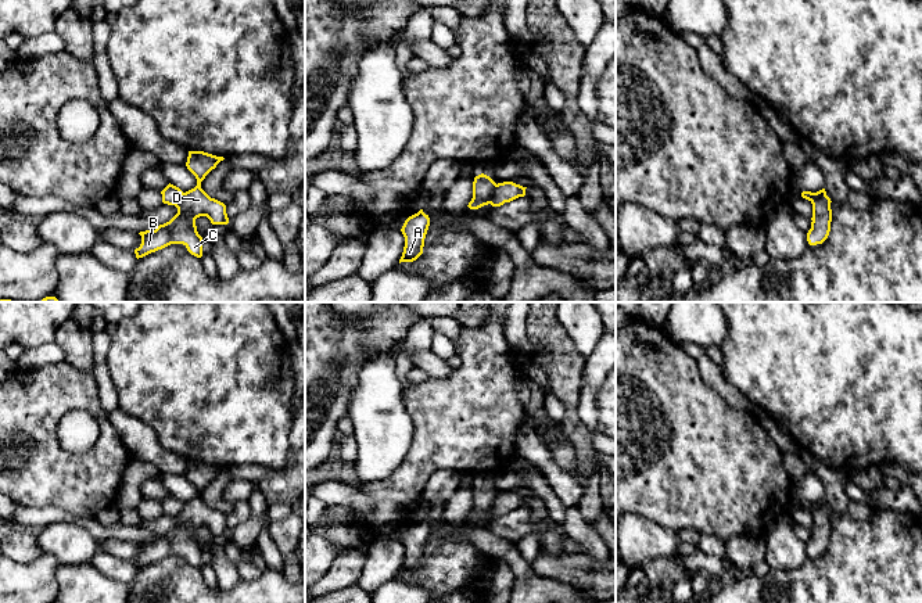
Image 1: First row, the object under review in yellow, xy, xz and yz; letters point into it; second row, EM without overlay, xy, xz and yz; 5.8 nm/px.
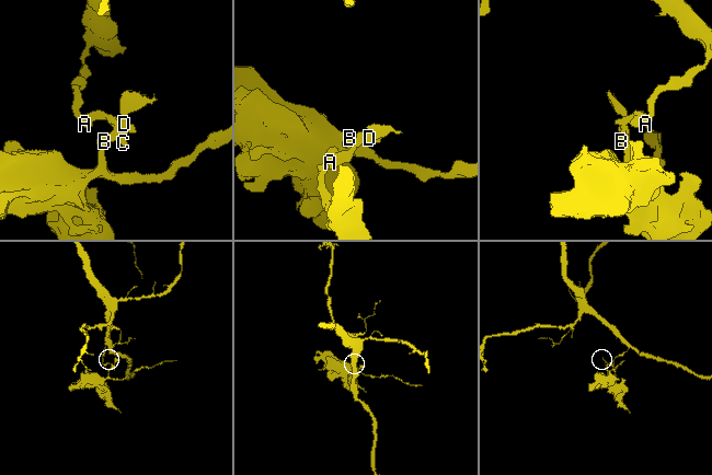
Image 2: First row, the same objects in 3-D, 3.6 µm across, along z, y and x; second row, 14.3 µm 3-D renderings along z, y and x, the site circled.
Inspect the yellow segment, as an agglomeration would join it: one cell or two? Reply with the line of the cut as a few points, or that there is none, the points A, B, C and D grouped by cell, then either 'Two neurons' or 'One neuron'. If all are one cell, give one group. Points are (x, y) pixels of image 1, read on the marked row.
Split along xz (497, 185), (488, 203). Groups: A / B C D. Two neurons

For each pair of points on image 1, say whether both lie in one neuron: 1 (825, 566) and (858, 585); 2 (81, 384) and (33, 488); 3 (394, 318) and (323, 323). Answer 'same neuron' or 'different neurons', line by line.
1: same neuron
2: same neuron
3: same neuron

